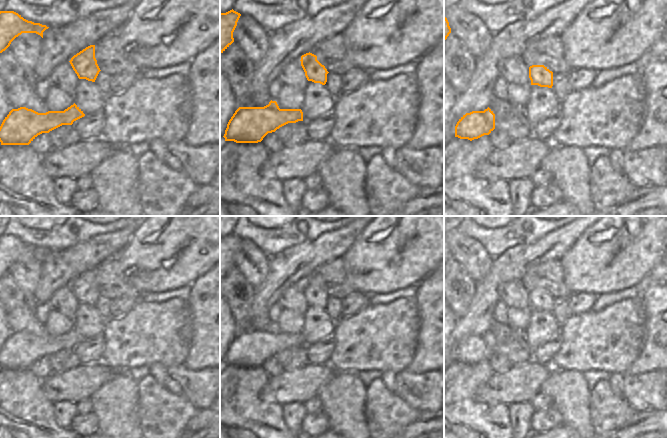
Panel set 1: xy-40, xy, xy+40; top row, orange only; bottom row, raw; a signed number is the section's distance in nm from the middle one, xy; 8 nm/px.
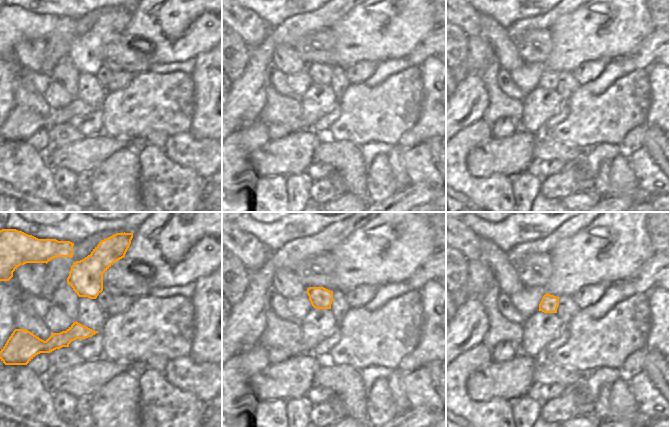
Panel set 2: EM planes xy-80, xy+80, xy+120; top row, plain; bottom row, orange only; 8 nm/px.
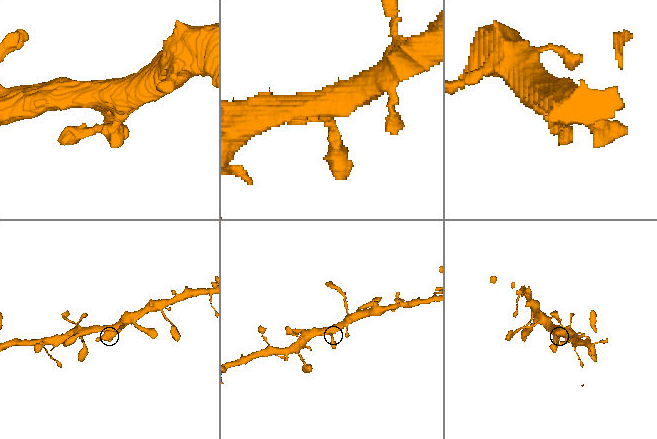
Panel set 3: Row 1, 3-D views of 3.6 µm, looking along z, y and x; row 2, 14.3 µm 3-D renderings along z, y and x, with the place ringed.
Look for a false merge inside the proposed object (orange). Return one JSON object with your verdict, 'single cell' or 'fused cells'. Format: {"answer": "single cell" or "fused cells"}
{"answer": "single cell"}

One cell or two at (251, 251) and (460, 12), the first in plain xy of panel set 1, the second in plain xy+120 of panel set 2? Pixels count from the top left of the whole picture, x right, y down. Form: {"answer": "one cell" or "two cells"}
{"answer": "one cell"}

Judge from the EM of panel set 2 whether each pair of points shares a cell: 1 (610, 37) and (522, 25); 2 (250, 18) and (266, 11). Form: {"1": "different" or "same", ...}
{"1": "different", "2": "different"}

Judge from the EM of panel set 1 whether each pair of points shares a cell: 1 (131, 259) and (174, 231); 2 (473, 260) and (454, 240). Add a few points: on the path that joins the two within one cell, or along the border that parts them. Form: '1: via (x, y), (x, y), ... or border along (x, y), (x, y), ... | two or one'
1: via (142, 257), (152, 256), (166, 242) | one
2: via (468, 255), (456, 245) | one

